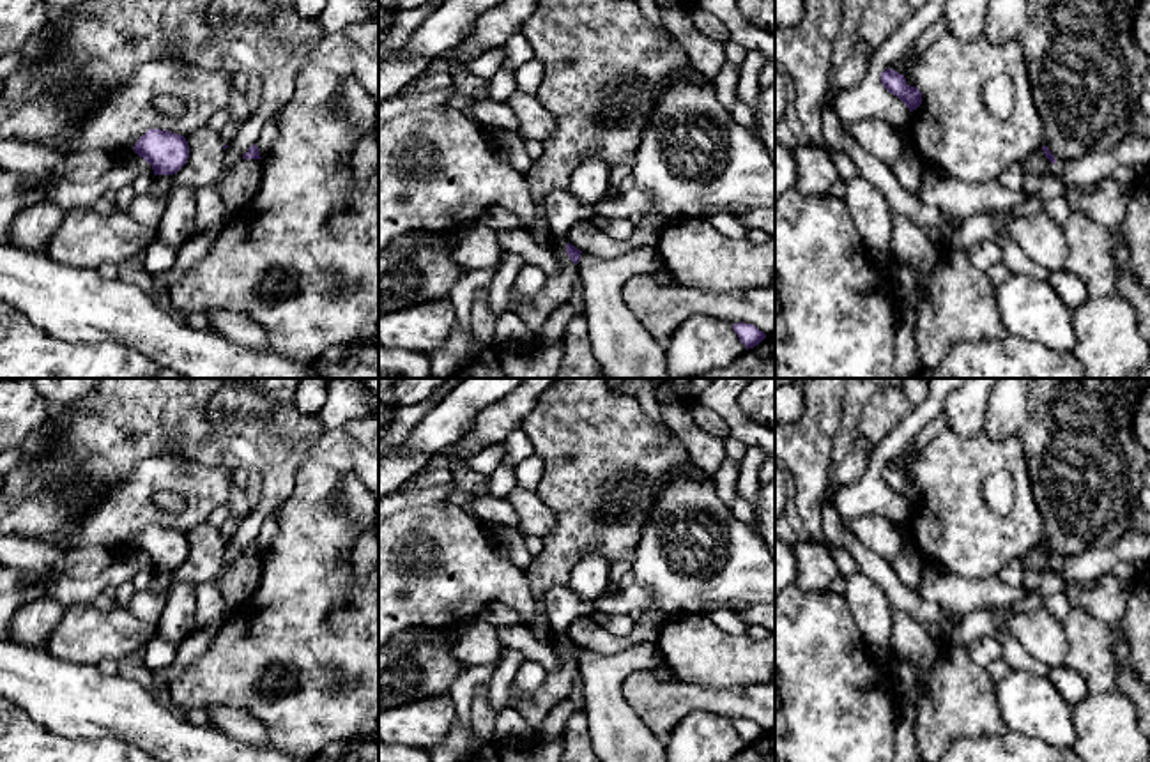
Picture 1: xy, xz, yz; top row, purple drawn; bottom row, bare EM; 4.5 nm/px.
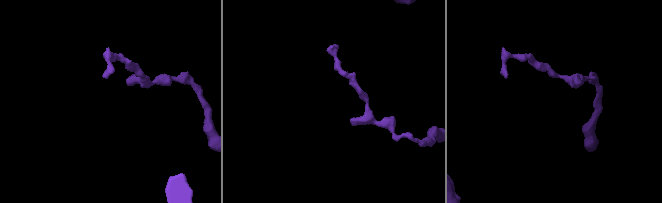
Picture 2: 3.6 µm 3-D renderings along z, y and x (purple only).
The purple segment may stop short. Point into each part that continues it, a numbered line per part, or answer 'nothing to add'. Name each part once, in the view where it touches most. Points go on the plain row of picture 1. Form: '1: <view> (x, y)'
nothing to add

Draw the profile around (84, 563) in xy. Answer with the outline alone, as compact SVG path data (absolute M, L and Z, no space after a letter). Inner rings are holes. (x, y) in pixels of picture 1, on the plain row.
M81 546L65 553L64 573L74 580L88 580L101 575L113 557L99 546Z

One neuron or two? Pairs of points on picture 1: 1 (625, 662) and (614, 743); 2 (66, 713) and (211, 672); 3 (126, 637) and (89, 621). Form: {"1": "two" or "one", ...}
{"1": "one", "2": "two", "3": "one"}

